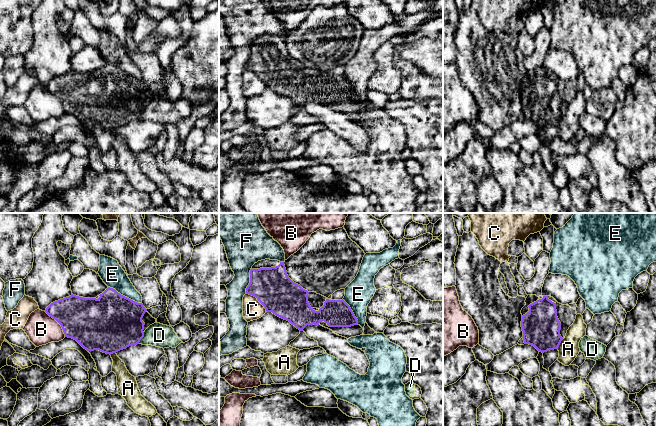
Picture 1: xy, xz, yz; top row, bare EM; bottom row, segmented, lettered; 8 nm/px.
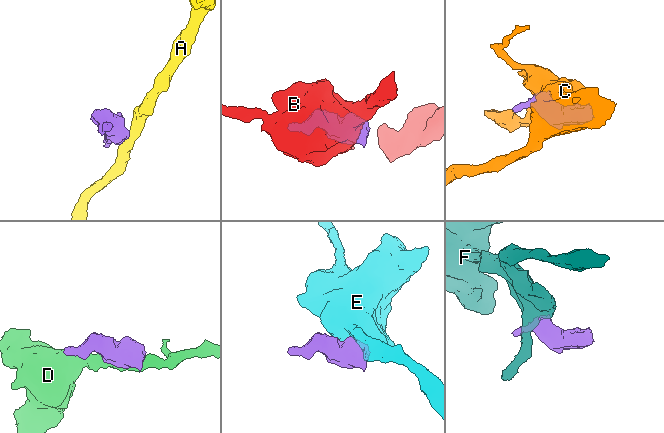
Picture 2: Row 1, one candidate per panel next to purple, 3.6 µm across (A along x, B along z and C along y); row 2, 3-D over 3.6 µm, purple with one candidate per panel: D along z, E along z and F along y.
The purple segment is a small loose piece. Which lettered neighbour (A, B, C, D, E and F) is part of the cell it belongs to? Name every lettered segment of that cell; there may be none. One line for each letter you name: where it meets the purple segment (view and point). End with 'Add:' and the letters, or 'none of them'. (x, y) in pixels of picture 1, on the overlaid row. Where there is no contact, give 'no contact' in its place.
Add: none of them

